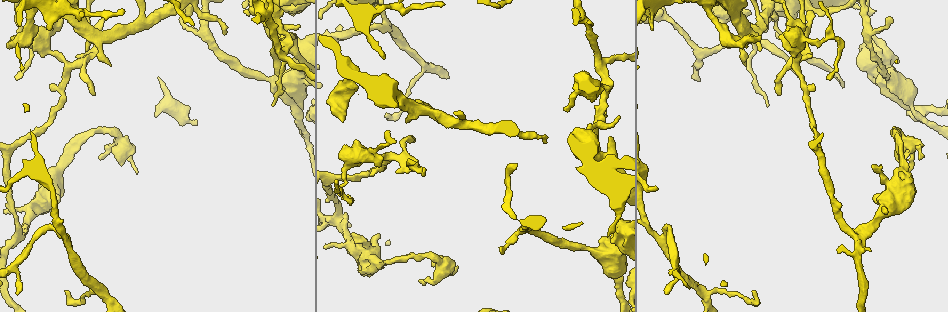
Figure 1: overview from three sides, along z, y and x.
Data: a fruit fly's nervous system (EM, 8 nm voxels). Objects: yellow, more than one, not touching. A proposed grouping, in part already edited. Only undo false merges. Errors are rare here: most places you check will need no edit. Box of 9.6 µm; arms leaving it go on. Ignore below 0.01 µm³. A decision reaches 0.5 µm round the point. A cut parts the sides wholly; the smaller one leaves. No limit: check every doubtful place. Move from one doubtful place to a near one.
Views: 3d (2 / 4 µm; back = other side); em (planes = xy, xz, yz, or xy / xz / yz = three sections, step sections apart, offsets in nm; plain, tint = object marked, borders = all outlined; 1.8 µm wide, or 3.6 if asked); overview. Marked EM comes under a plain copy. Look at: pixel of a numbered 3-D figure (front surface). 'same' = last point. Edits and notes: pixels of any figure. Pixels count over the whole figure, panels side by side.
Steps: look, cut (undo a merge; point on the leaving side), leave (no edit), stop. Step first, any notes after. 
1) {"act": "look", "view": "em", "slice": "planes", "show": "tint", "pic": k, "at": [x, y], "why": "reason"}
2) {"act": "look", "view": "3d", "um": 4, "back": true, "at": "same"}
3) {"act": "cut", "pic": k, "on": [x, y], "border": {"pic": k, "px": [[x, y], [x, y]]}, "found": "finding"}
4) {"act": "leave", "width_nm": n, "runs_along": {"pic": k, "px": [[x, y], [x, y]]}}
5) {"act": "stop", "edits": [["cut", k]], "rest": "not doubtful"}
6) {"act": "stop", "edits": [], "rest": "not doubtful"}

{"act": "look", "view": "3d", "um": 4, "pic": 1, "at": [445, 264], "why": "sudden change in width"}

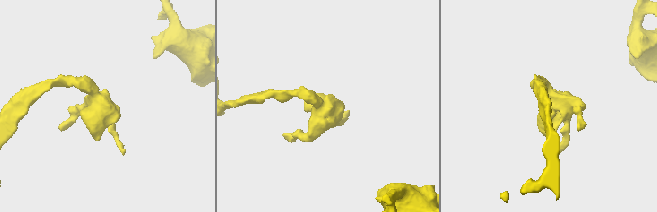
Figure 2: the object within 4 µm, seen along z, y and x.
{"act": "look", "view": "em", "slice": "xy", "step": 16, "show": "tint", "pic": 2, "at": [325, 106], "why": "shape alone is not enough"}

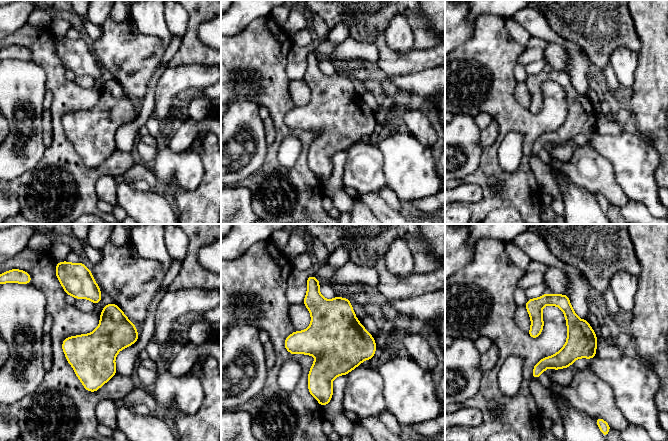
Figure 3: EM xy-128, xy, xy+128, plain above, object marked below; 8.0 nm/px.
{"act": "look", "view": "em", "slice": "planes", "show": "borders", "at": "same"}

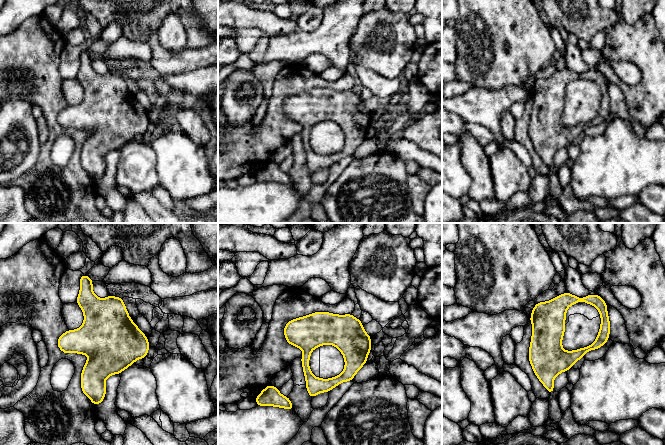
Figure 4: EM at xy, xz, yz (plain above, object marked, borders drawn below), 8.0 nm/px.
{"act": "leave", "width_nm": 280, "found": "one cell here"}

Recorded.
{"act": "look", "view": "em", "slice": "planes", "show": "tint", "pic": 1, "at": [21, 238], "why": "arms part here"}

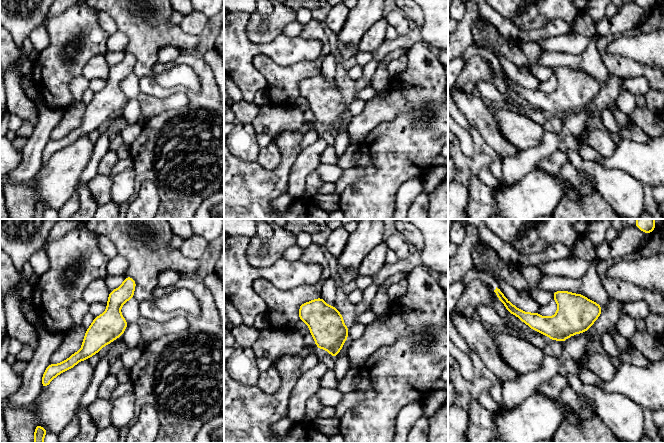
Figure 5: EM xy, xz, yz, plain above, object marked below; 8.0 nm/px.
{"act": "leave", "runs_along": {"pic": 5, "px": [[130, 280], [111, 322], [63, 365]]}, "found": "all the same cell"}

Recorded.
{"act": "look", "view": "3d", "um": 2, "pic": 1, "at": [389, 161], "why": "branch point"}

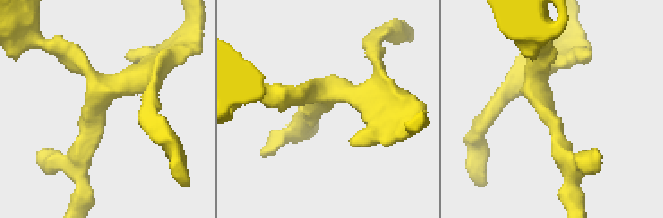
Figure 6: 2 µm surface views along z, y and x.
{"act": "look", "view": "em", "slice": "planes", "show": "tint", "pic": 6, "at": [542, 103], "arms": 3, "arm_widths_nm": [170, 190, 190]}

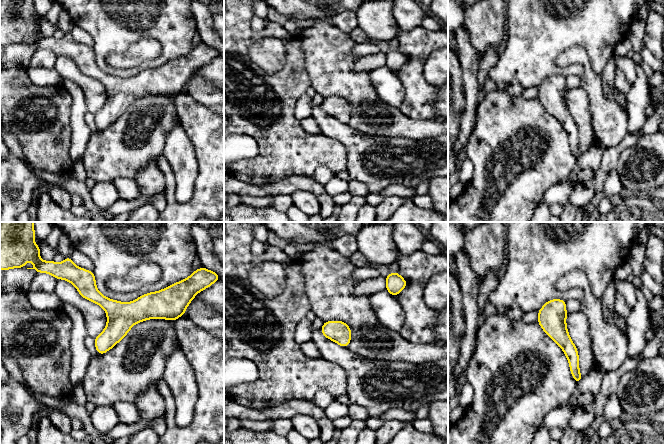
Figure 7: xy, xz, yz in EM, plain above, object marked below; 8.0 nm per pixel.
{"act": "leave", "width_nm": 180, "found": "all the same cell"}

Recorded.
{"act": "look", "view": "em", "slice": "yz", "step": 8, "show": "tint", "pic": 1, "at": [362, 154], "why": "sudden change in width"}

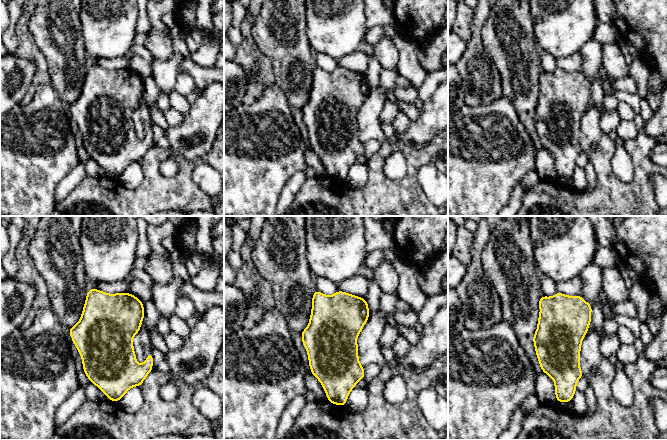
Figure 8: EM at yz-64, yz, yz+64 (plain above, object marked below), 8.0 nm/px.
{"act": "look", "view": "em", "slice": "planes", "show": "tint", "at": "same", "why": "cut it another way"}

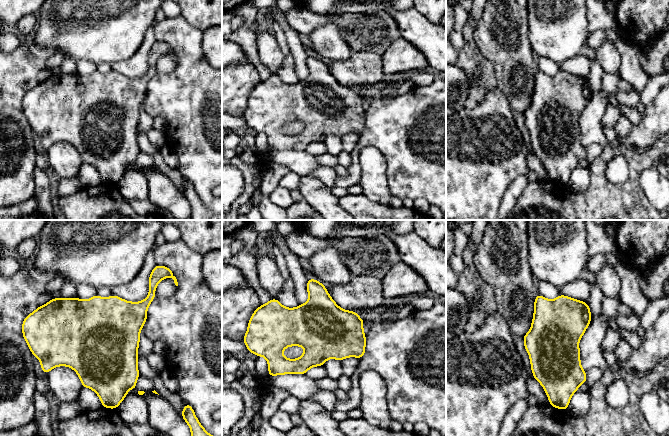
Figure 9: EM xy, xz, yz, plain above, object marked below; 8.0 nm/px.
{"act": "leave", "found": "one cell here"}

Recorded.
{"act": "look", "view": "3d", "um": 4, "pic": 1, "at": [724, 19], "why": "sharp bend"}

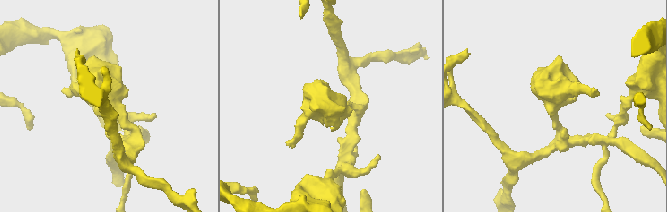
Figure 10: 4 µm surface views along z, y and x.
{"act": "look", "view": "em", "slice": "planes", "show": "tint", "pic": 10, "at": [556, 103], "arm_widths_nm": [190, 190], "why": "need the tissue"}

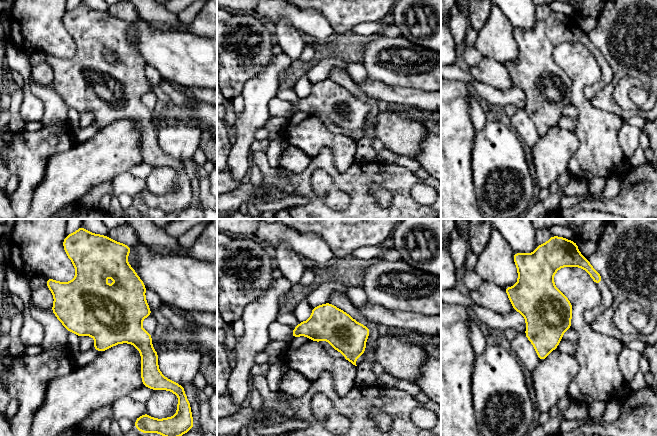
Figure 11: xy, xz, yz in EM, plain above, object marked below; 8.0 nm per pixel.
{"act": "leave", "width_nm": 280, "found": "continuous, no second cell"}

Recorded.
{"act": "look", "view": "em", "um": 3.6, "slice": "planes", "show": "borders", "pic": 1, "at": [281, 39], "why": "branch point"}

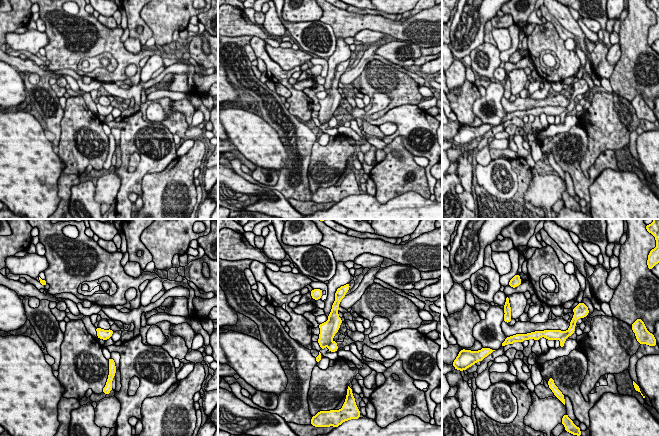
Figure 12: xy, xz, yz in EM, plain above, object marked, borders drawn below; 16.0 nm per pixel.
{"act": "cut", "pic": 12, "on": [570, 331], "border": {"pic": 12, "px": [[565, 331], [559, 338]]}, "found": "two cells meet here"}

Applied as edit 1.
{"act": "look", "view": "overview"}

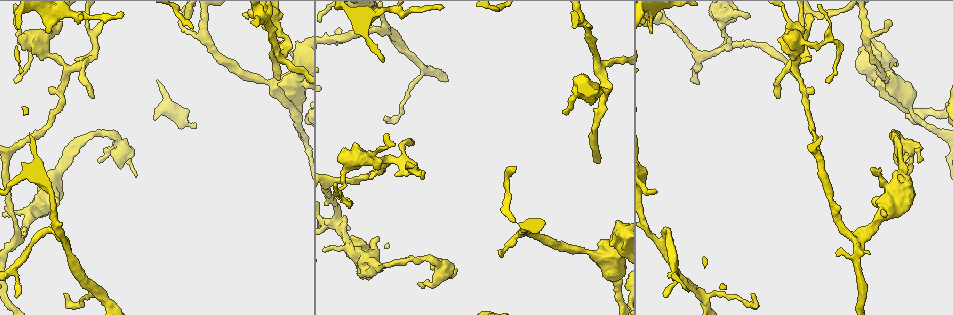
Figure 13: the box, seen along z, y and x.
{"act": "look", "view": "3d", "um": 2, "pic": 13, "at": [287, 43], "why": "thick turns thin"}

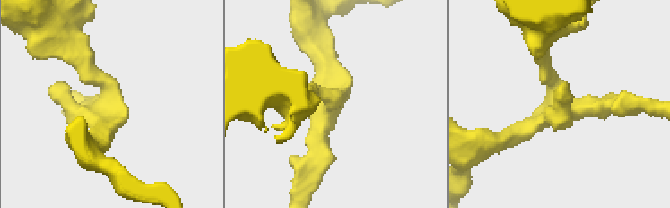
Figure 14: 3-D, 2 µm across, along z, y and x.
{"act": "look", "view": "em", "slice": "planes", "show": "tint", "pic": 14, "at": [332, 99], "arms": 3, "arm_widths_nm": [190, 220, 300], "why": "shape alone is not enough"}

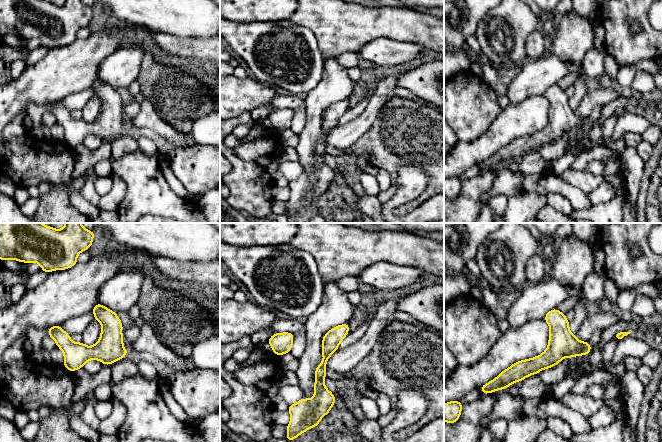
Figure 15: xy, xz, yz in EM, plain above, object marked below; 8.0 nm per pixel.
{"act": "leave", "width_nm": 140, "found": "all the same cell"}

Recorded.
{"act": "stop", "edits": [["cut", 12]], "rest": "not doubtful"}

